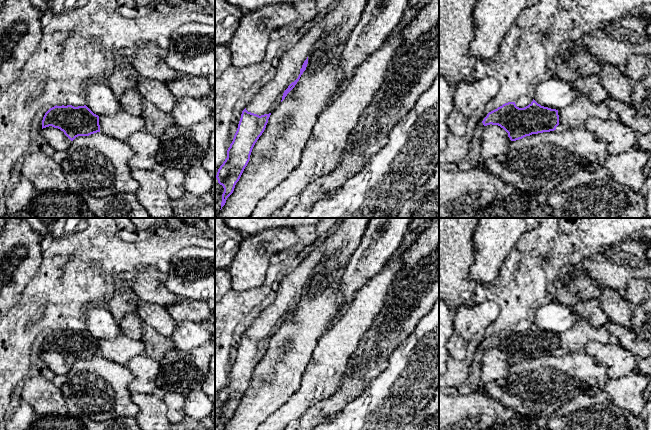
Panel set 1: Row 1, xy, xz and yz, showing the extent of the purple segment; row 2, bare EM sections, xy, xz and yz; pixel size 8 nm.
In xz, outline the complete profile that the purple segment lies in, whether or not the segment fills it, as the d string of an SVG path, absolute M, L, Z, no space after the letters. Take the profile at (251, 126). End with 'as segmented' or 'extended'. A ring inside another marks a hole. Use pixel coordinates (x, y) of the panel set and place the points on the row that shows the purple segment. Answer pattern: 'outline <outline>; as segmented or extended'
outline M340 0L321 21L297 43L289 45L279 57L276 74L242 111L237 131L227 150L227 158L218 169L216 178L224 188L221 209L233 193L271 113L306 70L310 53L321 41L327 48L342 48L358 24L366 3L367 0Z; extended

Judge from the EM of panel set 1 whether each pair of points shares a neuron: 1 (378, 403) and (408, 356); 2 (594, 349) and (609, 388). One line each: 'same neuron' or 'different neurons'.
1: same neuron
2: different neurons

